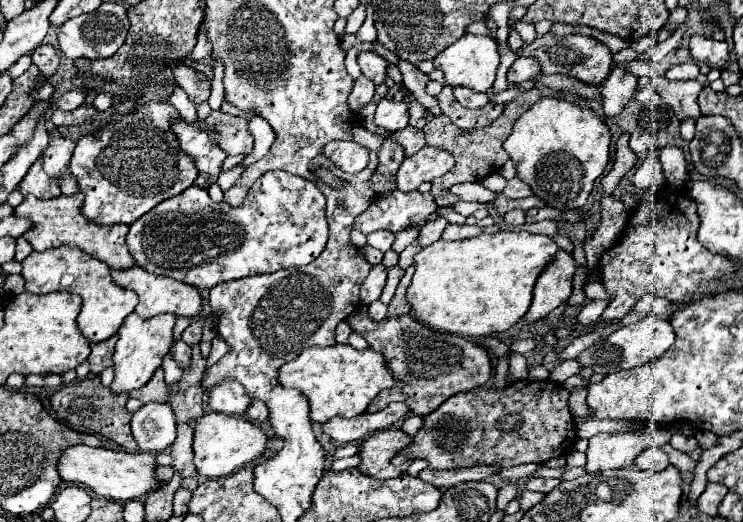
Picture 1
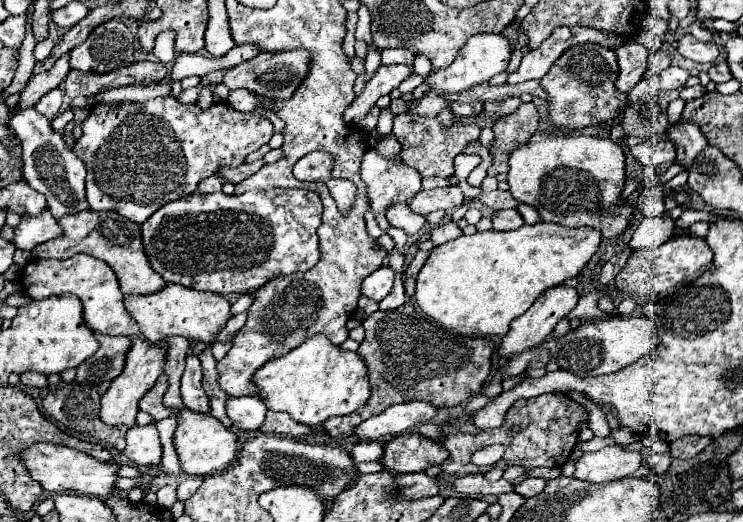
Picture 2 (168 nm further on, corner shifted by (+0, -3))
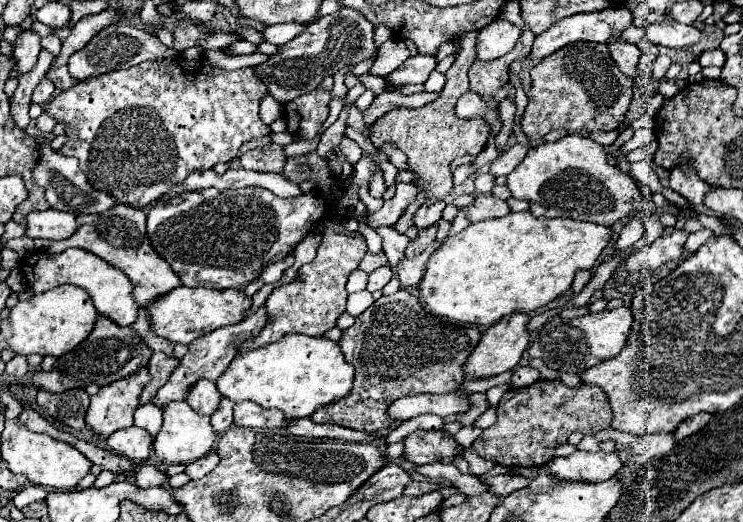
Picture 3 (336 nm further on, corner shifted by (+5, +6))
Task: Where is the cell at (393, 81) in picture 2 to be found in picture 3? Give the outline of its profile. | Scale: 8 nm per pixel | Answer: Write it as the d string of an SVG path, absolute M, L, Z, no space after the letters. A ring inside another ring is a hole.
M415 55L415 57L409 57L399 69L395 69L387 77L395 85L425 83L435 67L437 67L437 57L435 55Z

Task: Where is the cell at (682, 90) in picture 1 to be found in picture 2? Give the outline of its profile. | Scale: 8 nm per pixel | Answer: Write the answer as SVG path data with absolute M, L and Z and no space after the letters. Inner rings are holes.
M678 122L670 126L666 134L668 140L676 146L676 160L682 162L686 168L692 164L698 152L702 152L704 146L708 144L706 136L700 132L700 126L692 122Z

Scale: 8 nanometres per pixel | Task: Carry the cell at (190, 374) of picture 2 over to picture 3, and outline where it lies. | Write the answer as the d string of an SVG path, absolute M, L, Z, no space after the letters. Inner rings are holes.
M201 379L195 383L195 387L191 387L189 395L187 395L187 403L199 413L199 415L213 415L219 409L221 403L221 395L215 387L213 381Z

